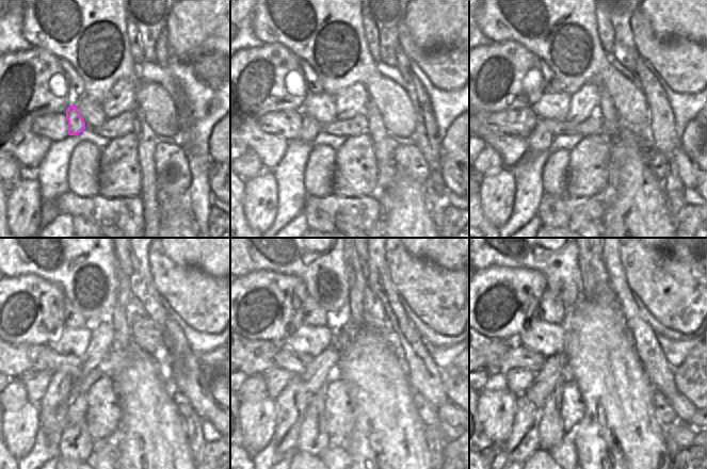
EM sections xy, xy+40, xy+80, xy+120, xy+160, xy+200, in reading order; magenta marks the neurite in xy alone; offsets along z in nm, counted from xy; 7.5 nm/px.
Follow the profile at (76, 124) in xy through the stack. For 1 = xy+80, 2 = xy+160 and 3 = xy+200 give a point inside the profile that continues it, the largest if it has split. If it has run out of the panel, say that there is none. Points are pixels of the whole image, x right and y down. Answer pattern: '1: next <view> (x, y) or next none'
1: next xy+80 (541, 139)
2: next xy+160 (291, 403)
3: next xy+200 (525, 438)

